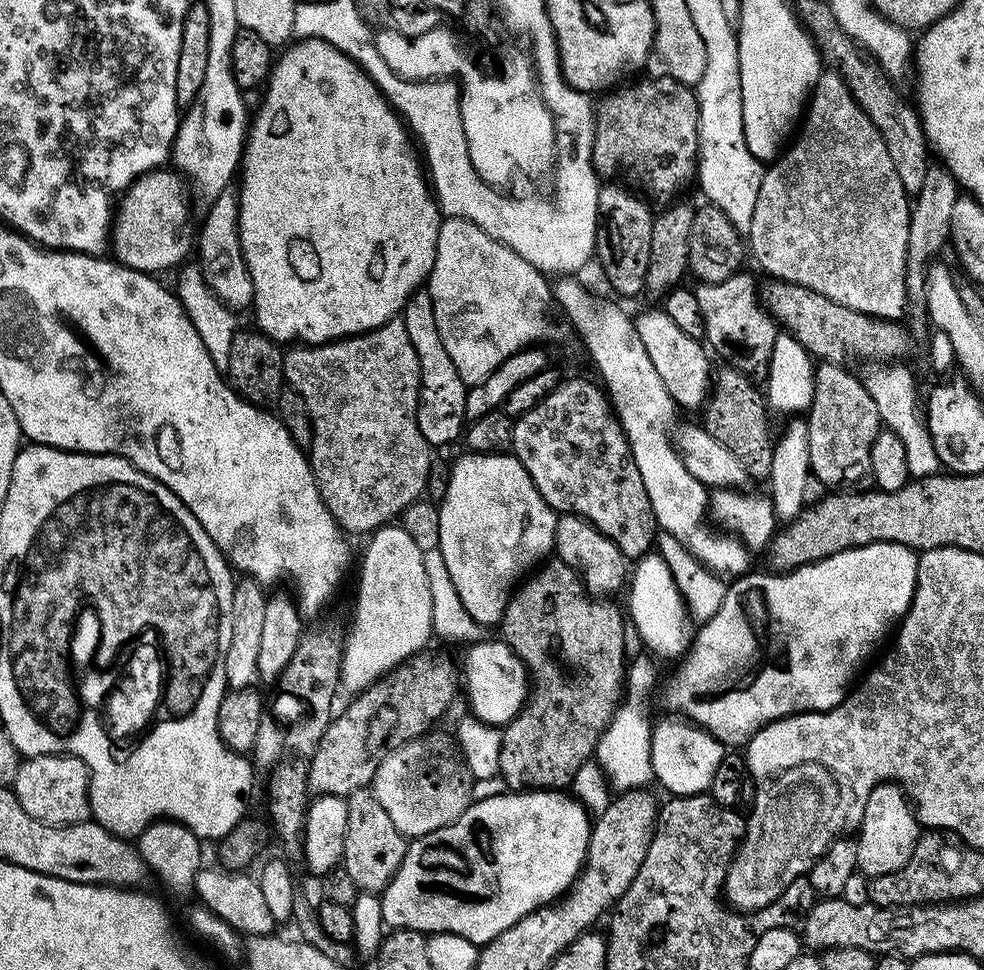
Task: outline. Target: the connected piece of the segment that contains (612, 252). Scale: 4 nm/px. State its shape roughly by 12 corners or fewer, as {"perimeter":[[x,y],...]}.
{"perimeter":[[601,183],[600,268],[620,296],[645,291],[653,209]]}

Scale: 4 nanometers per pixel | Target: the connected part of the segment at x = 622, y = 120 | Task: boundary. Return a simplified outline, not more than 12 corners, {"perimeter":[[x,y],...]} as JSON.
{"perimeter":[[661,76],[595,109],[592,166],[649,201],[697,179],[699,103]]}

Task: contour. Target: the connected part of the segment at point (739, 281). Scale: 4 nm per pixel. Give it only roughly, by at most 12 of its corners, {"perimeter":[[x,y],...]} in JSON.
{"perimeter":[[740,270],[697,283],[707,347],[753,381],[778,325]]}

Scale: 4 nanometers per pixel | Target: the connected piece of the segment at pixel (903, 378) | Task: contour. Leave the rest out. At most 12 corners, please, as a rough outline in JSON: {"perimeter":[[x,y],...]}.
{"perimeter":[[904,362],[862,379],[881,425],[898,434],[909,477],[942,465]]}

